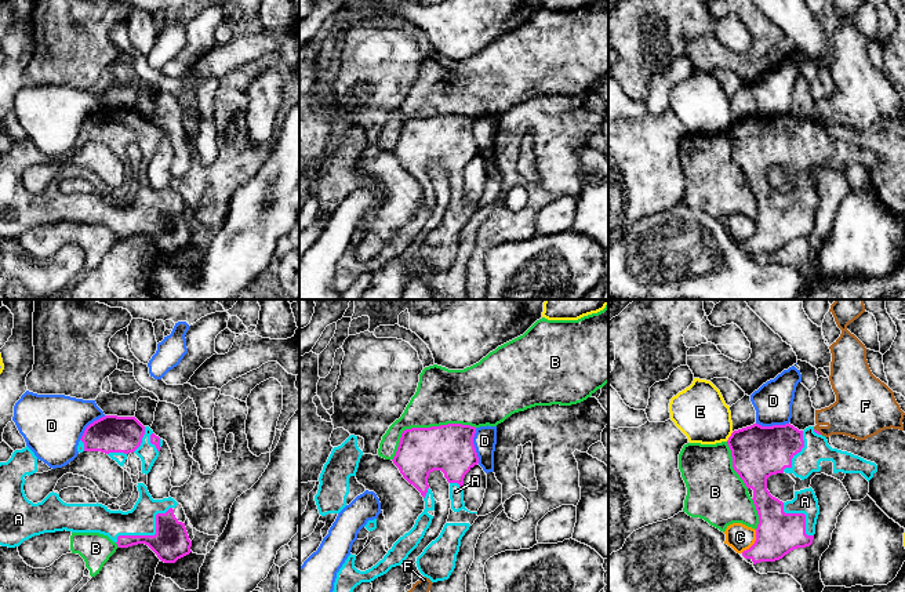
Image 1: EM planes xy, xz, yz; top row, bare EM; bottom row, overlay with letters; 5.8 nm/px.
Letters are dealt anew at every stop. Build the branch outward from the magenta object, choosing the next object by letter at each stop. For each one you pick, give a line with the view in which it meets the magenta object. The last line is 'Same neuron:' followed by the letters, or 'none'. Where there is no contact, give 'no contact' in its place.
A: xy
Same neuron: A

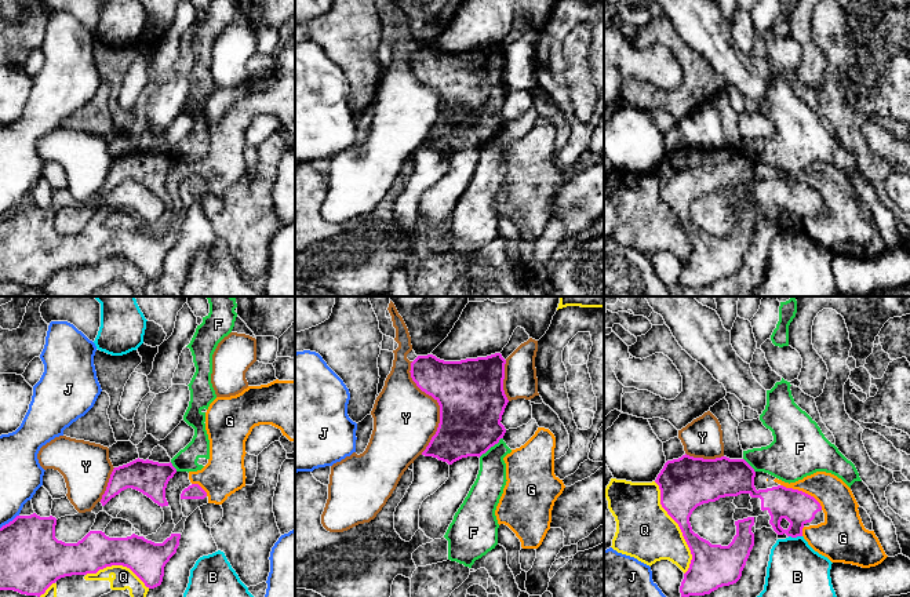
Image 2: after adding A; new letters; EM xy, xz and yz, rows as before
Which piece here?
Same neuron: none

